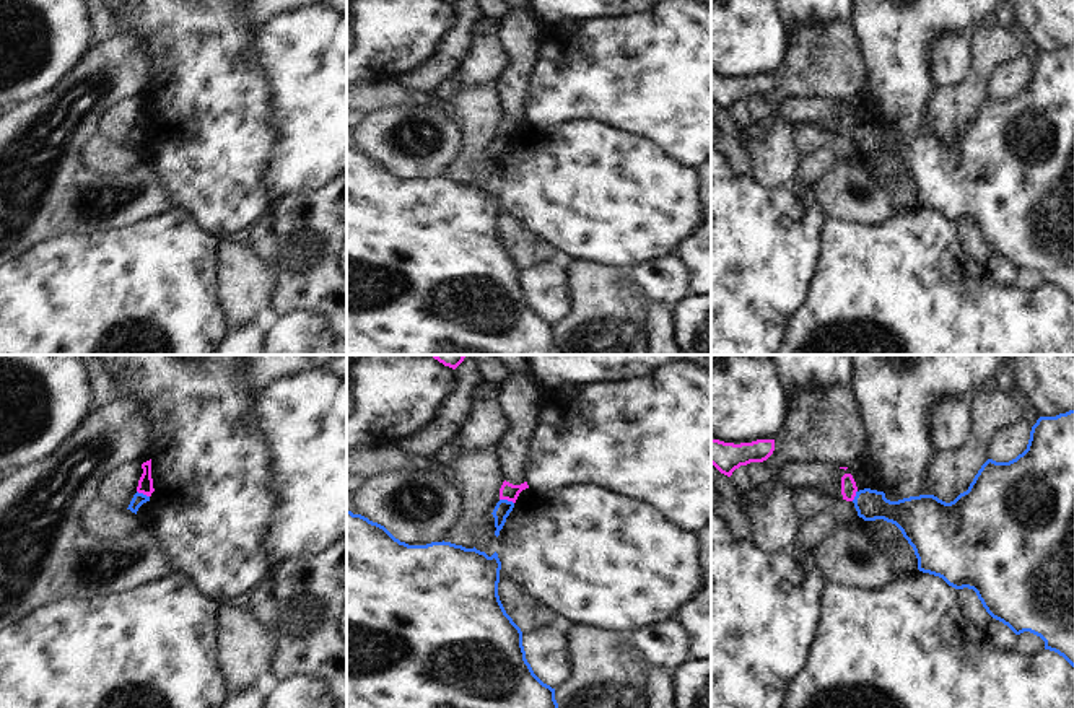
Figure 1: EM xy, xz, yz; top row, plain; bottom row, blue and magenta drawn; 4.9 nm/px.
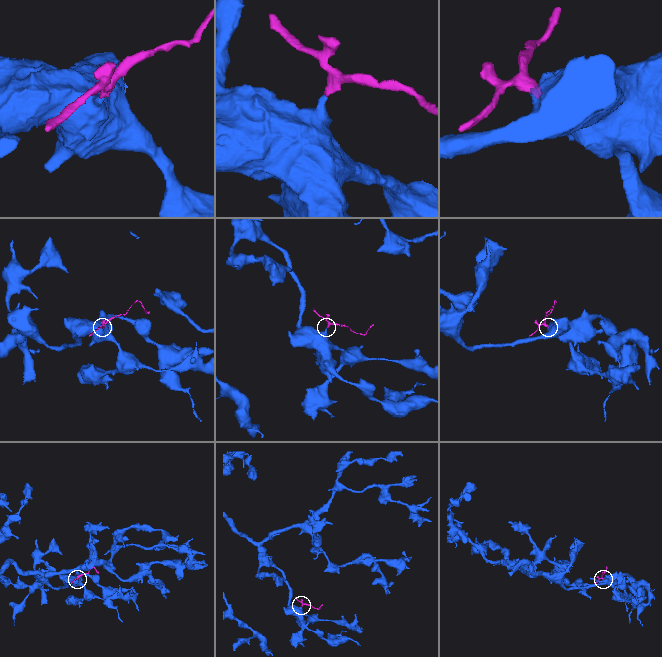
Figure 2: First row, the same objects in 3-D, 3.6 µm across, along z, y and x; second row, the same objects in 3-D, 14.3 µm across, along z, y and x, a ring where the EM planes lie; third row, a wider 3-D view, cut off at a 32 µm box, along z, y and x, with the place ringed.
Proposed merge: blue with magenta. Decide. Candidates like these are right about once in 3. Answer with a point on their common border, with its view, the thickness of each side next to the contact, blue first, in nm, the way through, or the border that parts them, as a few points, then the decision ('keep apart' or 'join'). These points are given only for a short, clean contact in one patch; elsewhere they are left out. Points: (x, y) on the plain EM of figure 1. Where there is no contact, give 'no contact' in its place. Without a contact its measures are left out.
xz (506, 135) | 80/90 nm | along xz (500, 134), (513, 139) | keep apart

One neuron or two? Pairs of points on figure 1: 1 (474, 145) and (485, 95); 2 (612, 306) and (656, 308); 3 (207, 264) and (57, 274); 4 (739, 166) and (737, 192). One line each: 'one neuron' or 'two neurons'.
1: one neuron
2: two neurons
3: one neuron
4: two neurons

